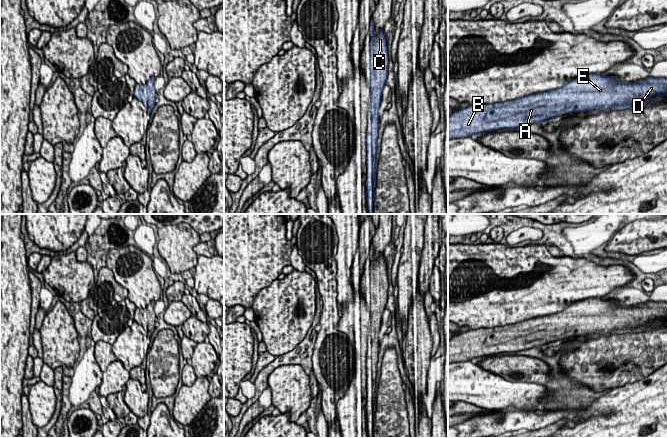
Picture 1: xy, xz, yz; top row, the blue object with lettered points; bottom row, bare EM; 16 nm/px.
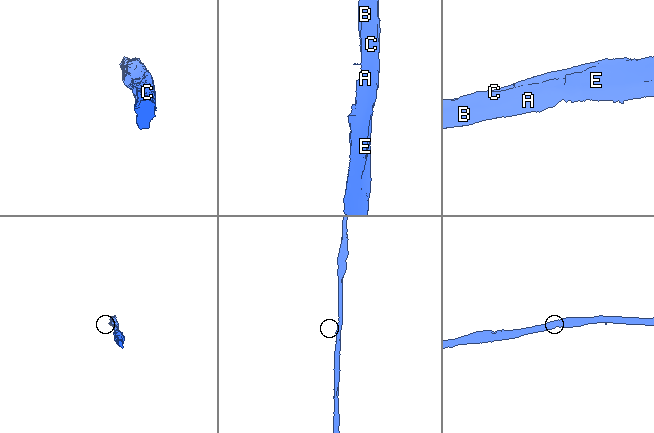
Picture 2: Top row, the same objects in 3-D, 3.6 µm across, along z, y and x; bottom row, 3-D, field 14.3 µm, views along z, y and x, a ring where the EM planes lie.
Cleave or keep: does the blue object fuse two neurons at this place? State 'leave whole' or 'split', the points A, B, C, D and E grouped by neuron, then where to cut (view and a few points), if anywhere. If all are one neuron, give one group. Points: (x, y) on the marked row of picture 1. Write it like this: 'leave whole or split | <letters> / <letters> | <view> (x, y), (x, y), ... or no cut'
leave whole | A B C D E | no cut

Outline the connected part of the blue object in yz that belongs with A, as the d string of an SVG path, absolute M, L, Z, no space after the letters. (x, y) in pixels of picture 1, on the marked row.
M604 73L589 74L553 90L455 111L448 116L448 140L544 123L566 112L624 110L665 96L667 78L650 76L642 82L626 83Z

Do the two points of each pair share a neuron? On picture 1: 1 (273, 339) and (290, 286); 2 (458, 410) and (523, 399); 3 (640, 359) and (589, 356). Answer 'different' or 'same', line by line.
1: same
2: different
3: same

